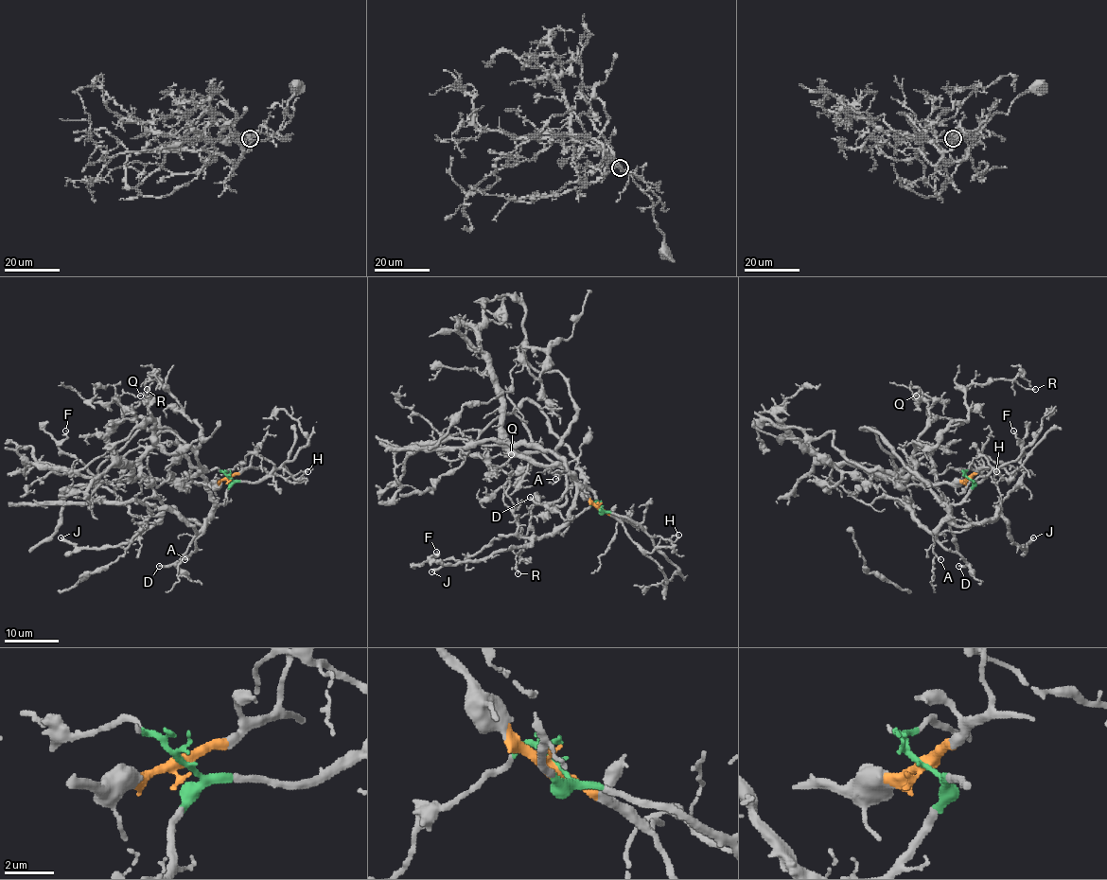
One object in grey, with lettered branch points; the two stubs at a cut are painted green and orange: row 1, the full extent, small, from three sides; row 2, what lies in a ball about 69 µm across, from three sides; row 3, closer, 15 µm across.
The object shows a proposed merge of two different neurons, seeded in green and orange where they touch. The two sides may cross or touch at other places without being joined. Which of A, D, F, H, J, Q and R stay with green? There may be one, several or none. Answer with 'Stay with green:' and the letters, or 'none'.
Stay with green: A, D, F, H, J

